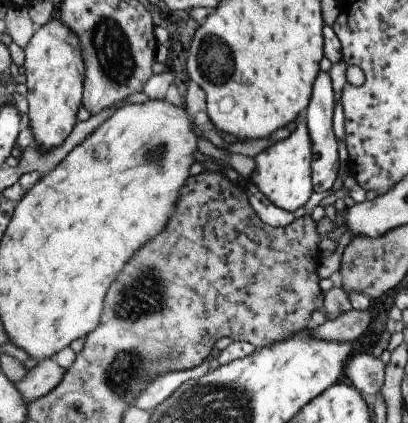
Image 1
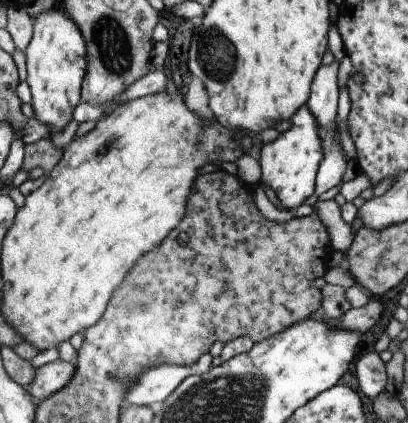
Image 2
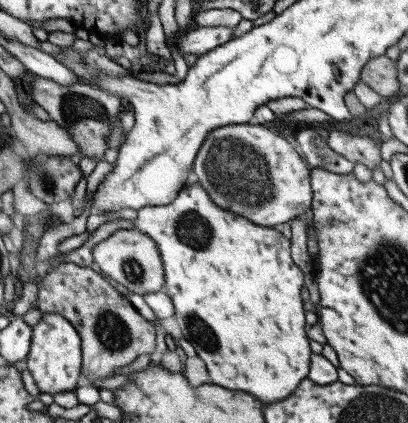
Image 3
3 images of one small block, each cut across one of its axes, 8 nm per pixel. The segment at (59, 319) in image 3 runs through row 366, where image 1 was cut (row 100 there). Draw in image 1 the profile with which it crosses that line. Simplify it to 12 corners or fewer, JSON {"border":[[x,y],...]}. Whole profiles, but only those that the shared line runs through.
{"border":[[63,20],[25,46],[29,128],[41,154],[77,124],[85,64]]}

